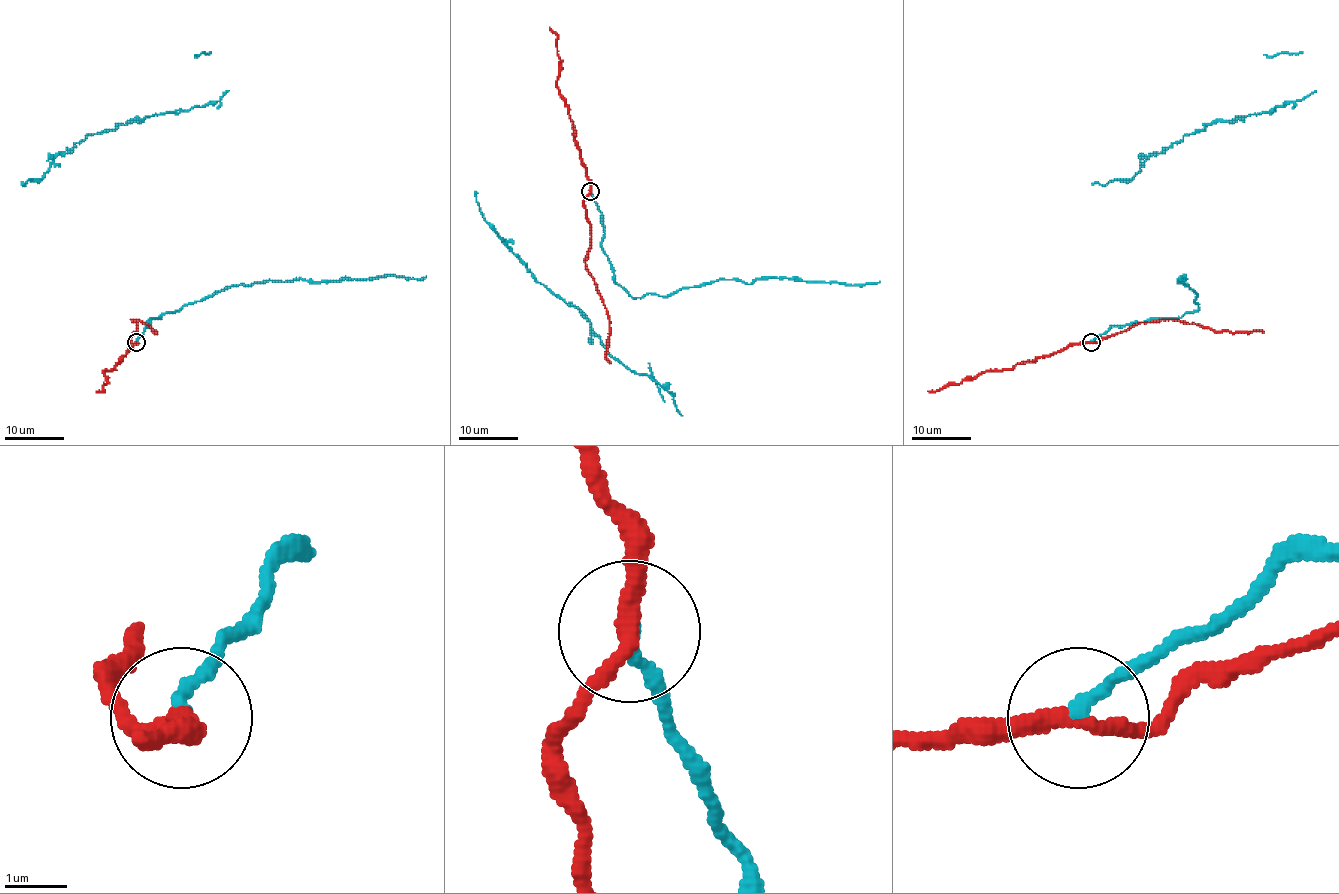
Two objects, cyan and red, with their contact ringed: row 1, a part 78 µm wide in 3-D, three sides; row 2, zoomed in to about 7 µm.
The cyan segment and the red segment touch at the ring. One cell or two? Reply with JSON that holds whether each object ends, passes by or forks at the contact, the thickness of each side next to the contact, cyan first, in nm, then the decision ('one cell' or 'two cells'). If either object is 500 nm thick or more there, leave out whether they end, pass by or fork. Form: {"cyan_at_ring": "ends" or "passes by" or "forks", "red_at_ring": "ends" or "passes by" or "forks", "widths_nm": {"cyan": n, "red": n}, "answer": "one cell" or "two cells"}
{"cyan_at_ring": "ends", "red_at_ring": "passes by", "widths_nm": {"cyan": 220, "red": 280}, "answer": "two cells"}

